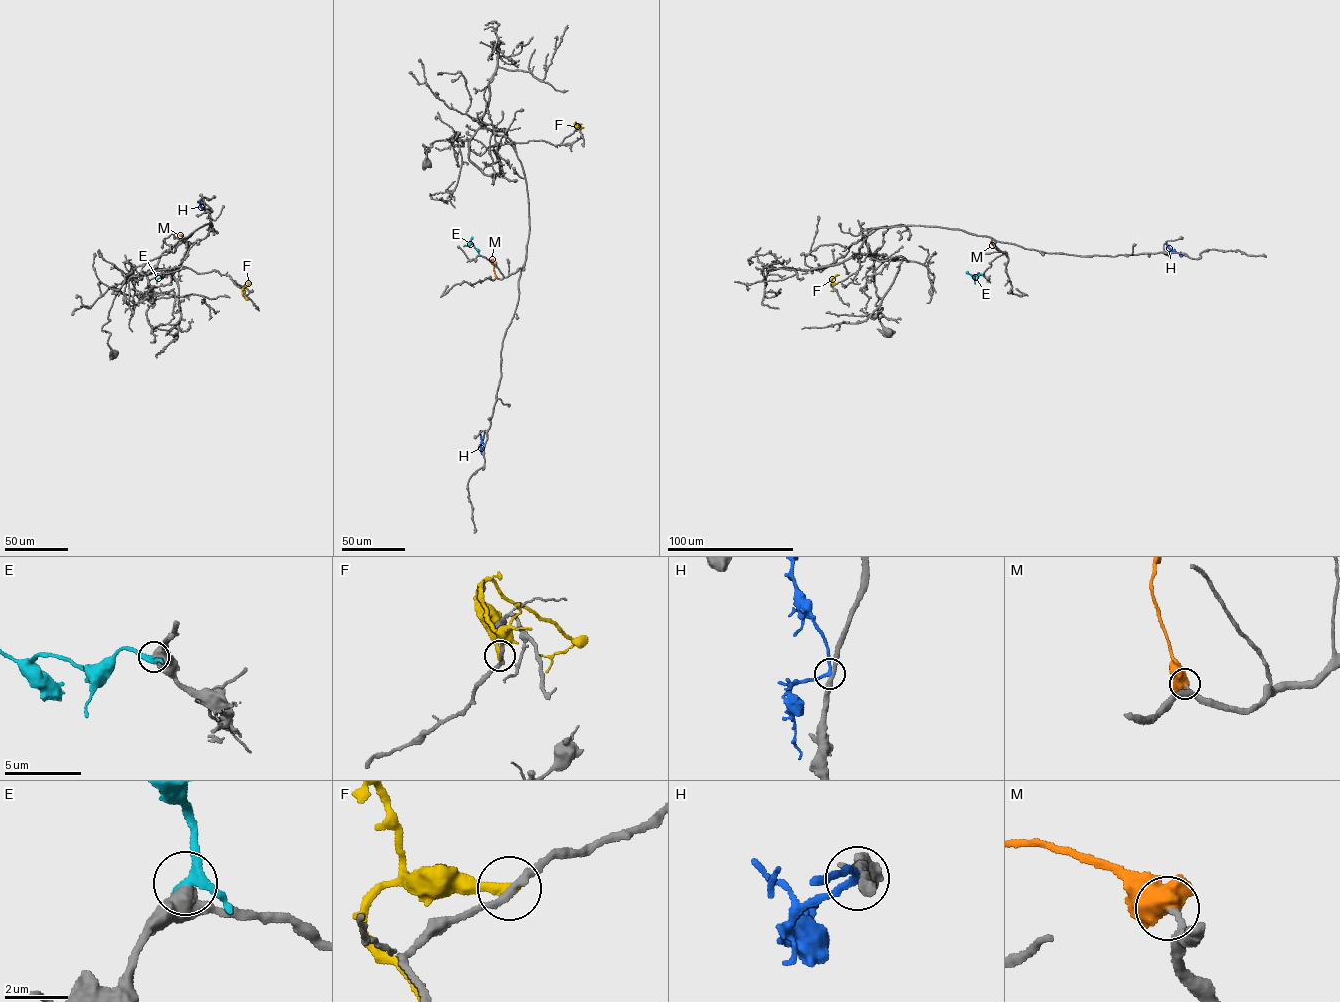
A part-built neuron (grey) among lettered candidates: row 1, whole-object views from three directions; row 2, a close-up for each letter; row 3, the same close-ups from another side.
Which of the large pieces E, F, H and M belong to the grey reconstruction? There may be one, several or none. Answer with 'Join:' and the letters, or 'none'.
Join: M

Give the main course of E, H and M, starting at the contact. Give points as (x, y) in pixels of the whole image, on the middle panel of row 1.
E: (478, 254), (471, 243), (463, 246)
H: (484, 447), (480, 430)
M: (496, 277), (491, 259)

